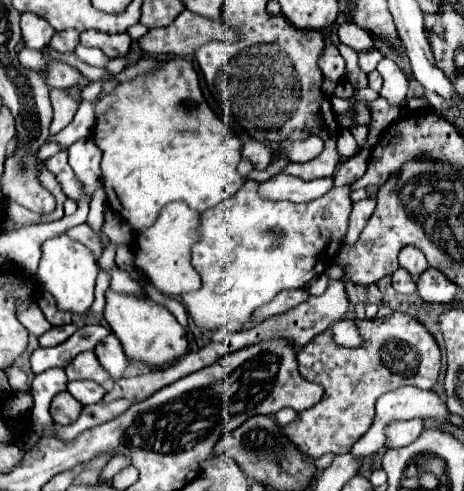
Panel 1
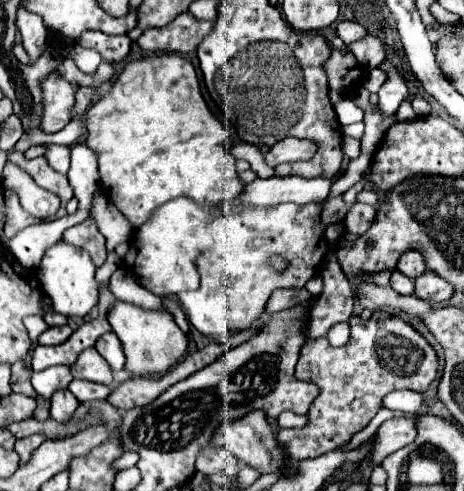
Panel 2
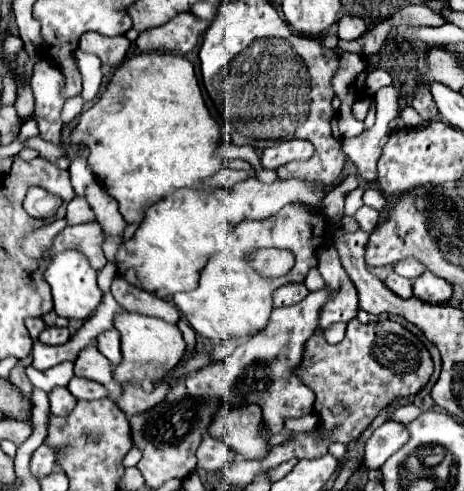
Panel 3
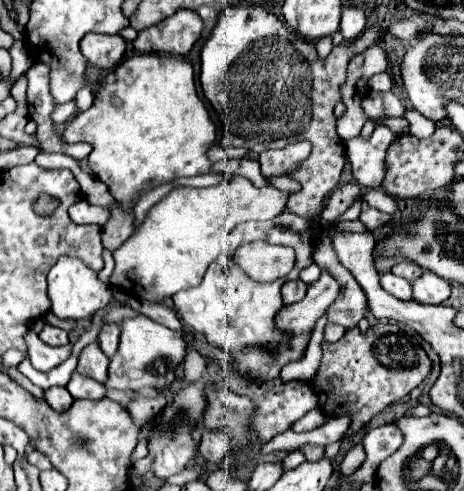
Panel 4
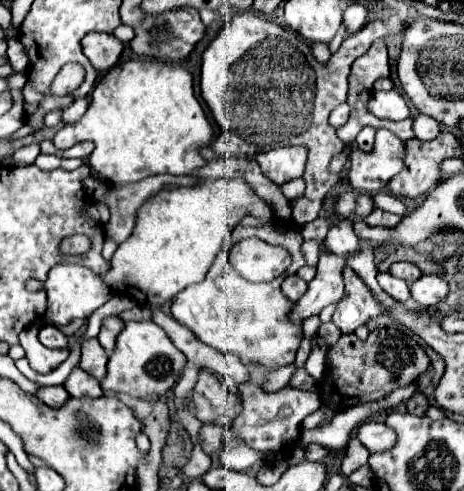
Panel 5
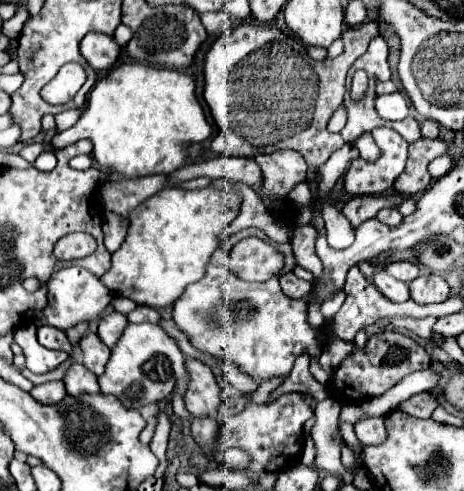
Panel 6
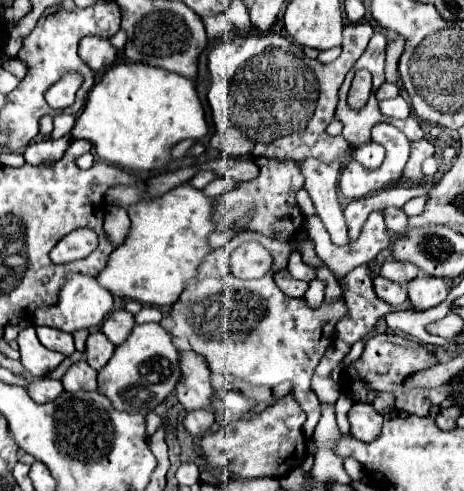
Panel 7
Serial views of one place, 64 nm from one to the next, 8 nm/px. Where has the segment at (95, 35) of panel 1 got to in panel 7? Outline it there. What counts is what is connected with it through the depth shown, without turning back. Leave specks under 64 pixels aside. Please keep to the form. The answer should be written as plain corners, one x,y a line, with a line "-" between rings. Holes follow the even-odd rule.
88,36
80,40
78,54
86,66
90,66
94,72
108,68
116,60
116,48
106,38

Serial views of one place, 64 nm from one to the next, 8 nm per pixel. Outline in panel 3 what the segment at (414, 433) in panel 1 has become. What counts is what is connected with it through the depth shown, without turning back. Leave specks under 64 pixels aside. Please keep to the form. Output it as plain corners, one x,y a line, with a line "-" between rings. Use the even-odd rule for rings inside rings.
386,420
378,426
372,436
366,440
364,450
364,468
376,470
380,468
396,450
400,450
408,442
408,430
404,424
396,420

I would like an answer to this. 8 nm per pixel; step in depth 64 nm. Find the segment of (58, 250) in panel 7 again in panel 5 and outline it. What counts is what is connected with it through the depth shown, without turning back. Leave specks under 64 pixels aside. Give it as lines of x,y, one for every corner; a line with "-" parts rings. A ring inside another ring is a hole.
76,234
76,236
68,236
68,238
62,240
60,252
62,252
62,254
76,254
76,256
80,256
80,254
88,252
90,246
92,246
92,242
90,242
88,236

